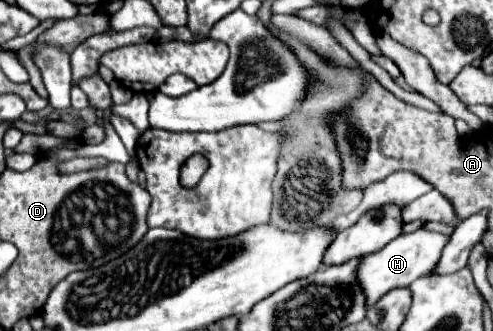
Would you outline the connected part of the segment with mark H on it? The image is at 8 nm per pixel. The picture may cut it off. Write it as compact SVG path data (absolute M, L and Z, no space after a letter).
M417 229L413 233L399 235L397 239L387 243L377 253L365 255L357 265L357 281L361 285L365 299L367 299L367 305L373 305L375 301L379 301L379 297L389 293L391 289L409 287L417 277L429 275L433 271L433 267L437 265L437 261L441 257L441 249L447 243L447 239L449 239L447 235Z

